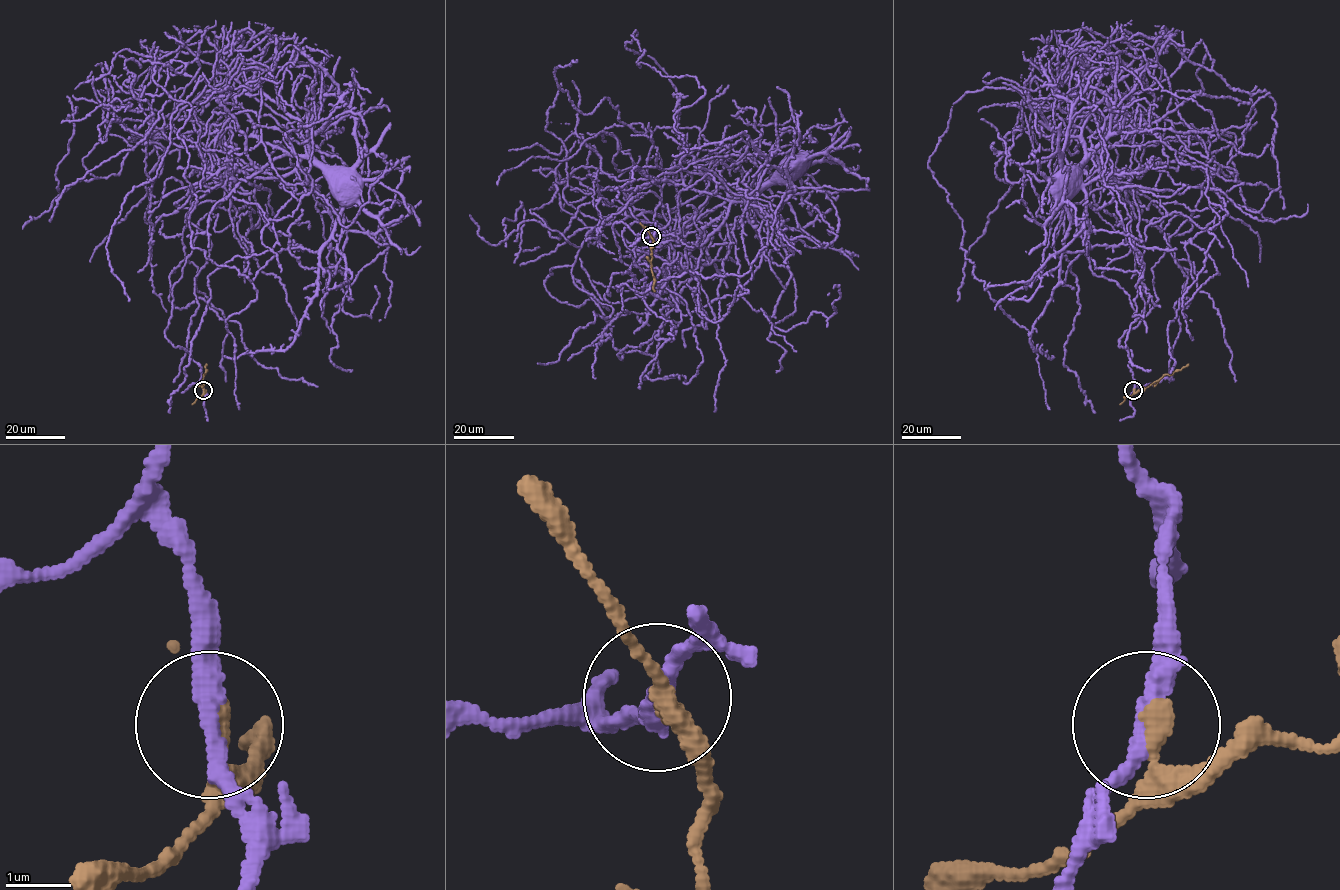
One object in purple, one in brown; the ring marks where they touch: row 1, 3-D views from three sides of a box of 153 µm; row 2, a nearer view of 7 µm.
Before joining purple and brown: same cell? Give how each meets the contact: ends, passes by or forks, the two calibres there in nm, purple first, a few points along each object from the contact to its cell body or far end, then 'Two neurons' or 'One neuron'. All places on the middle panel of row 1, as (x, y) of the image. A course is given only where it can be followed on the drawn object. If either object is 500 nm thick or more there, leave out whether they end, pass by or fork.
At the ring purple passes by. At the ring brown ends. Thickness 280 nm (purple) against 360 nm. Course of purple: (651, 236), (613, 226), (620, 260), (679, 322), (669, 236), (734, 224), (786, 163). Course of brown: (651, 236), (654, 291). Two neurons

